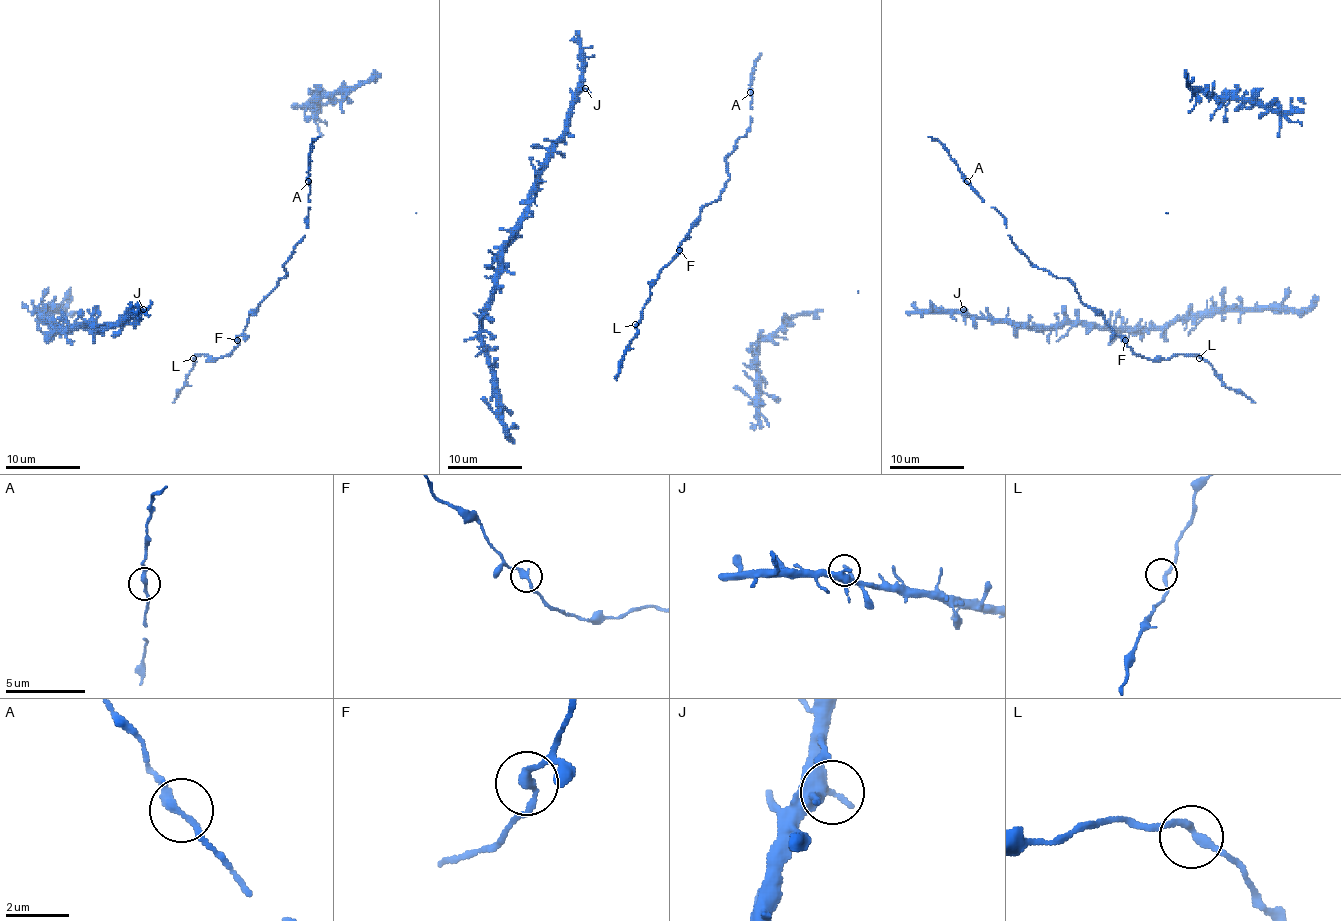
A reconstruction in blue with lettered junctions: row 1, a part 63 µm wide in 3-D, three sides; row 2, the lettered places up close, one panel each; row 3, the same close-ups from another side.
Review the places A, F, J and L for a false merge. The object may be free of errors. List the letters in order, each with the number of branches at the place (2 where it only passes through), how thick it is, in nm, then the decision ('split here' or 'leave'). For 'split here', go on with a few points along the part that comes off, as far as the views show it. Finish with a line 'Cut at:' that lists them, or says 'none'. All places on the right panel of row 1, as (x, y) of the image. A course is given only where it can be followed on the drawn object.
A: branches 2; calibre 240 nm; leave
F: branches 2; calibre 280 nm; leave
J: branches 2; calibre 340 nm; leave
L: branches 2; calibre 220 nm; leave
Cut at: none

